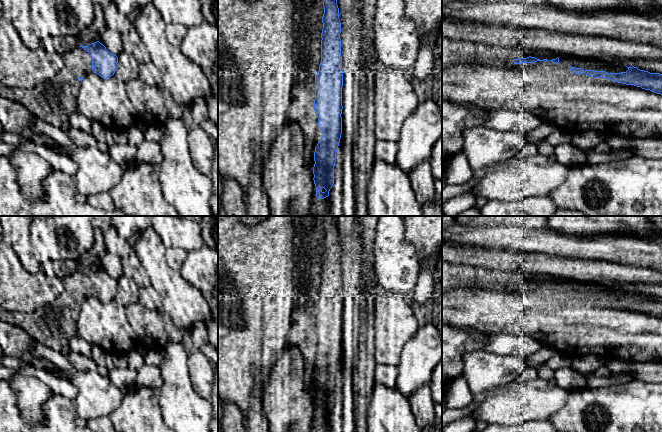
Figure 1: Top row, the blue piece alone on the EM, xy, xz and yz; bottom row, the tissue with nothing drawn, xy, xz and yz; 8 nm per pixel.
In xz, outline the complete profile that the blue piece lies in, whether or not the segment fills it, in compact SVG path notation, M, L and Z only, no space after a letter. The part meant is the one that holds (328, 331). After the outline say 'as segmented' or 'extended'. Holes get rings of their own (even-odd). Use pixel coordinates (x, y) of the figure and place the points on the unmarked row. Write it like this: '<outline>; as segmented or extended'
M324 216L321 287L315 300L314 335L322 362L314 376L316 421L324 423L334 408L336 377L342 358L343 295L341 280L341 246L337 216Z; as segmented

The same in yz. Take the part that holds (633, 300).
M569 290L569 293L574 298L585 297L589 301L602 301L607 304L615 305L626 309L634 309L645 314L650 314L654 317L662 319L662 298L650 297L648 295L640 294L637 291L627 291L626 296L608 297L605 295L586 294Z; as segmented

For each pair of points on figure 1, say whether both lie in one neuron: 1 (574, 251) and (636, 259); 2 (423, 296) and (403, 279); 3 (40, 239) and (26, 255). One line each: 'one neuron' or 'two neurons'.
1: one neuron
2: two neurons
3: two neurons

